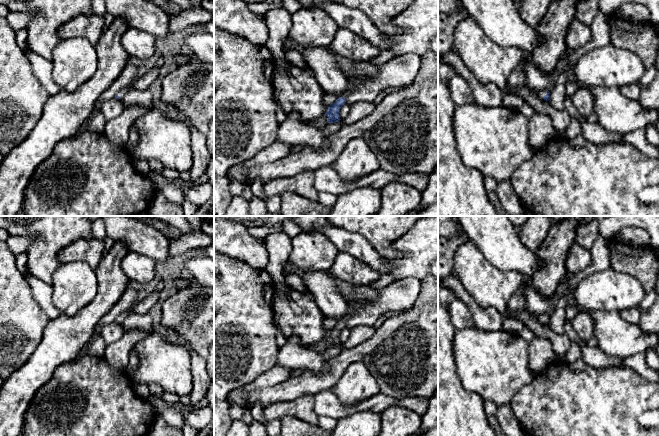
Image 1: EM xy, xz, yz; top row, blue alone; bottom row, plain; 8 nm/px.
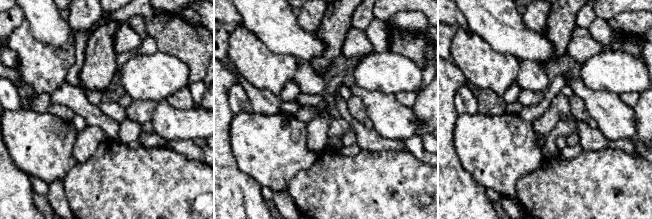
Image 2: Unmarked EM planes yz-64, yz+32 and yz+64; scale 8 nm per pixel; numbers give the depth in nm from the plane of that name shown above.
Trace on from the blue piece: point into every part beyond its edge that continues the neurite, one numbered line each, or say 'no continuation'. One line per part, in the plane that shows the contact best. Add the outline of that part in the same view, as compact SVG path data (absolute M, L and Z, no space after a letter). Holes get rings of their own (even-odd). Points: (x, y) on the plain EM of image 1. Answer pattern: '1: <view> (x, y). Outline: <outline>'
1: yz (540, 318). Outline: M530 313L538 322L544 323L544 320L548 317L548 315L538 315Z

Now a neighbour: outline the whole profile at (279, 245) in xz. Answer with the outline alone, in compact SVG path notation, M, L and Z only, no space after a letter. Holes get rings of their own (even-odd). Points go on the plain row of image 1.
M285 232L268 235L263 240L268 251L268 263L265 271L276 283L284 283L283 265L292 251L292 239Z

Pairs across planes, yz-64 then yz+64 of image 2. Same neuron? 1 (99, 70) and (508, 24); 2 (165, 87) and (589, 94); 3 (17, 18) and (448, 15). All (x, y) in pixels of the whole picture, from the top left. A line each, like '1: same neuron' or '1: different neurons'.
1: different neurons
2: different neurons
3: different neurons

